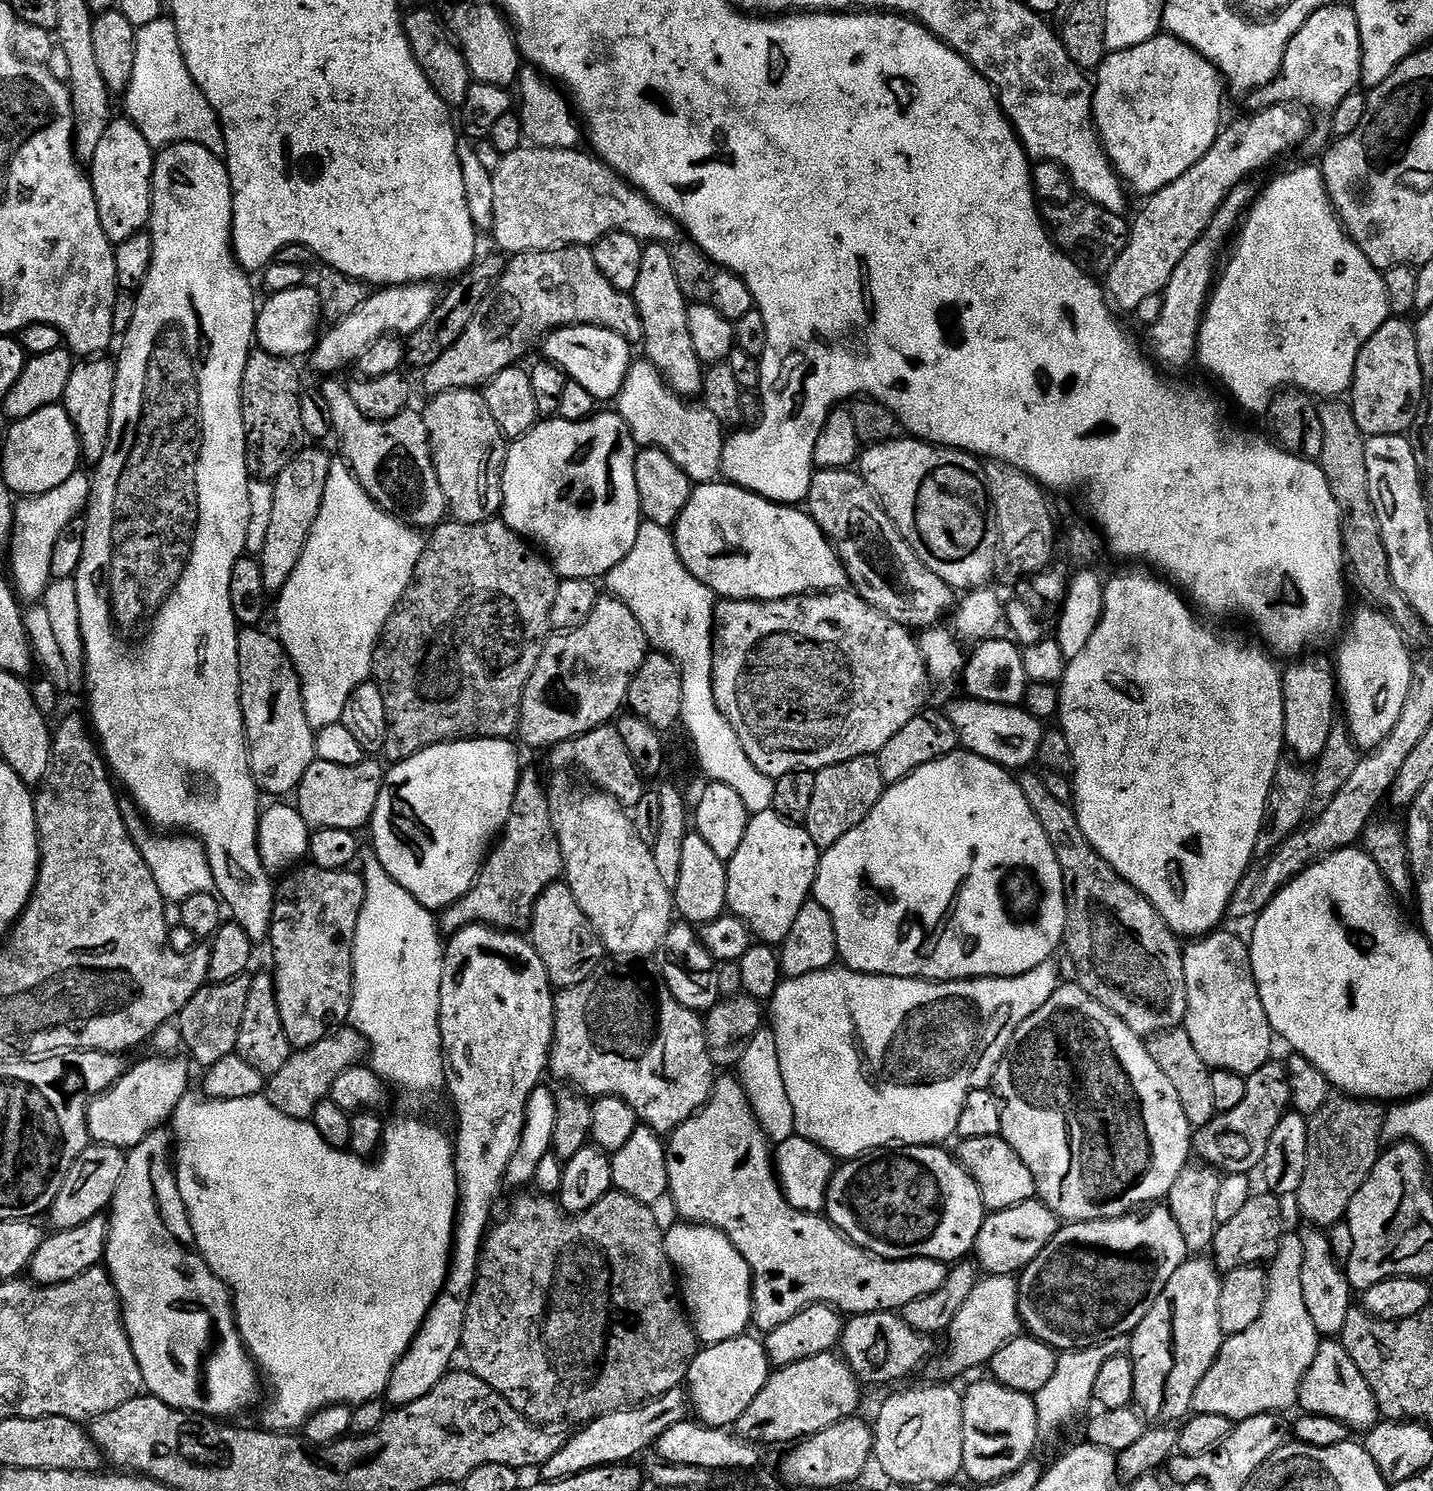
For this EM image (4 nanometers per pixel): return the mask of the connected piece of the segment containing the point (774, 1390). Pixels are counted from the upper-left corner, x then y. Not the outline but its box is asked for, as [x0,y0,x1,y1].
[734,1351,861,1445]

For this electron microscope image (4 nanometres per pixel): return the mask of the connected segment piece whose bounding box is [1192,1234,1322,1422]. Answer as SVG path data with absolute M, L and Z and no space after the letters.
M1284 1234L1280 1237L1266 1271L1268 1293L1266 1306L1262 1306L1262 1316L1254 1322L1254 1326L1250 1326L1250 1330L1242 1330L1242 1334L1225 1339L1214 1366L1210 1366L1206 1378L1202 1378L1202 1382L1198 1382L1198 1390L1194 1390L1193 1413L1222 1414L1230 1421L1239 1422L1258 1414L1281 1414L1287 1408L1297 1407L1302 1378L1306 1370L1310 1370L1310 1362L1314 1362L1314 1354L1318 1354L1322 1339L1314 1330L1314 1322L1306 1311L1306 1301L1302 1299L1302 1242L1299 1235Z

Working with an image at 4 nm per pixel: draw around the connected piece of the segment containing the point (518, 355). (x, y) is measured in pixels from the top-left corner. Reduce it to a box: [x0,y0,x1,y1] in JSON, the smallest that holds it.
[424,246,644,397]

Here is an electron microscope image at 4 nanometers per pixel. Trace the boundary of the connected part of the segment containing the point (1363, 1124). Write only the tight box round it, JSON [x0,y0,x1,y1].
[1294,1094,1385,1230]

